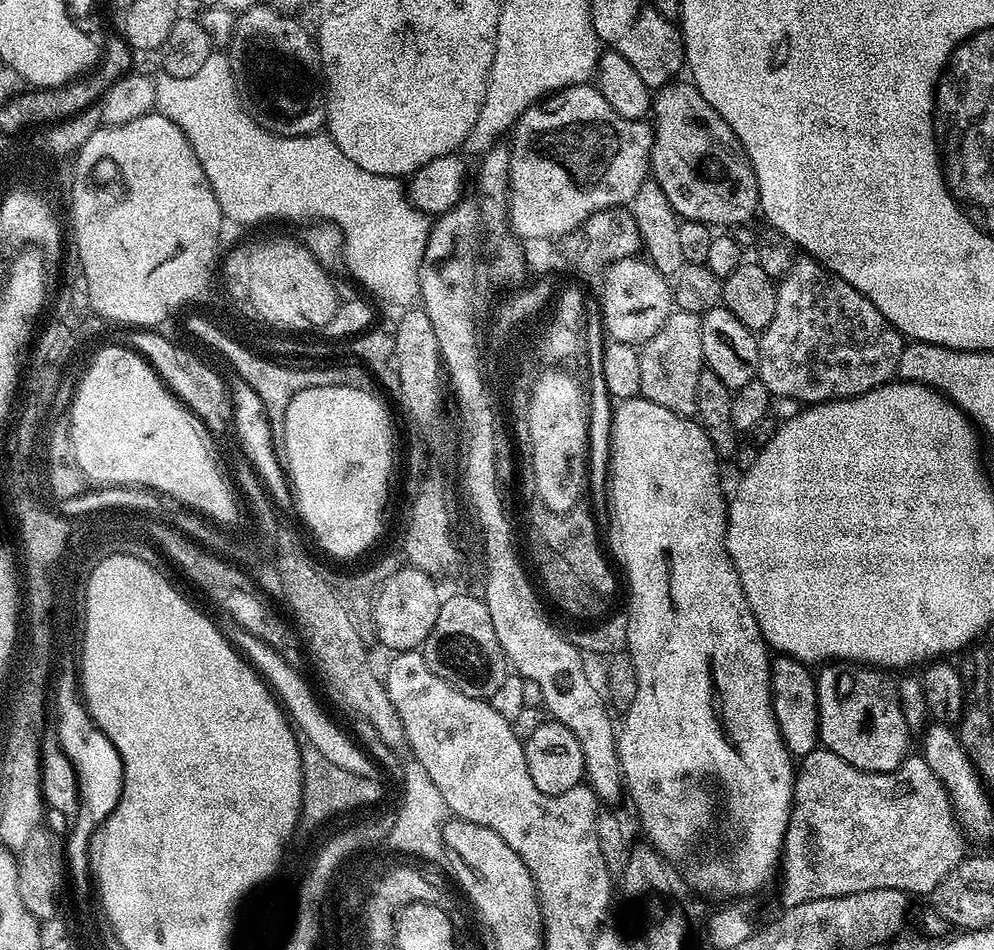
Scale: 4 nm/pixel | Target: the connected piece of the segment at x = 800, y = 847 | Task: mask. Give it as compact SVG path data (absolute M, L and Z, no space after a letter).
M817 746L810 754L799 757L798 767L794 772L792 813L784 835L784 851L781 853L780 876L781 878L783 876L780 886L781 905L784 908L789 908L801 902L810 902L818 898L834 898L846 894L858 894L862 890L882 890L883 888L902 890L909 894L915 894L915 892L931 894L966 859L964 843L966 843L966 837L960 825L956 823L956 813L952 810L948 791L945 790L938 774L934 774L934 770L930 770L930 766L926 766L923 755L909 755L893 772L863 772L850 766L850 762L838 758L838 754L834 754L829 748Z

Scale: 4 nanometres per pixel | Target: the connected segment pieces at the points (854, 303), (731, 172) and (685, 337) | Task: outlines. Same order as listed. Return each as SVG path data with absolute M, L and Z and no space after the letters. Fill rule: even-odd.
M802 254L792 263L787 274L781 277L776 289L774 318L770 320L768 327L764 328L758 336L759 342L759 370L757 379L763 382L769 393L773 396L798 398L802 404L824 403L825 400L847 398L849 396L859 396L878 385L889 383L899 371L901 350L904 345L904 338L891 322L882 314L880 310L864 294L855 290L842 278L838 278L828 268L822 267L817 260Z
M691 82L665 84L655 93L650 109L652 125L651 179L662 186L670 206L683 220L716 226L744 224L760 207L758 182L740 140L730 126L702 98Z
M673 310L662 322L662 330L639 349L642 369L640 396L658 406L666 406L679 416L695 417L698 402L698 374L706 367L702 354L700 316Z

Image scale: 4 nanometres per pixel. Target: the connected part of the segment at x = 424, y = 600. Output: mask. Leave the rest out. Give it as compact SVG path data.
M405 566L375 593L372 620L376 623L376 636L386 647L392 648L393 653L419 649L426 642L430 630L434 630L442 599L442 592L436 589L436 584L437 581L430 574Z

